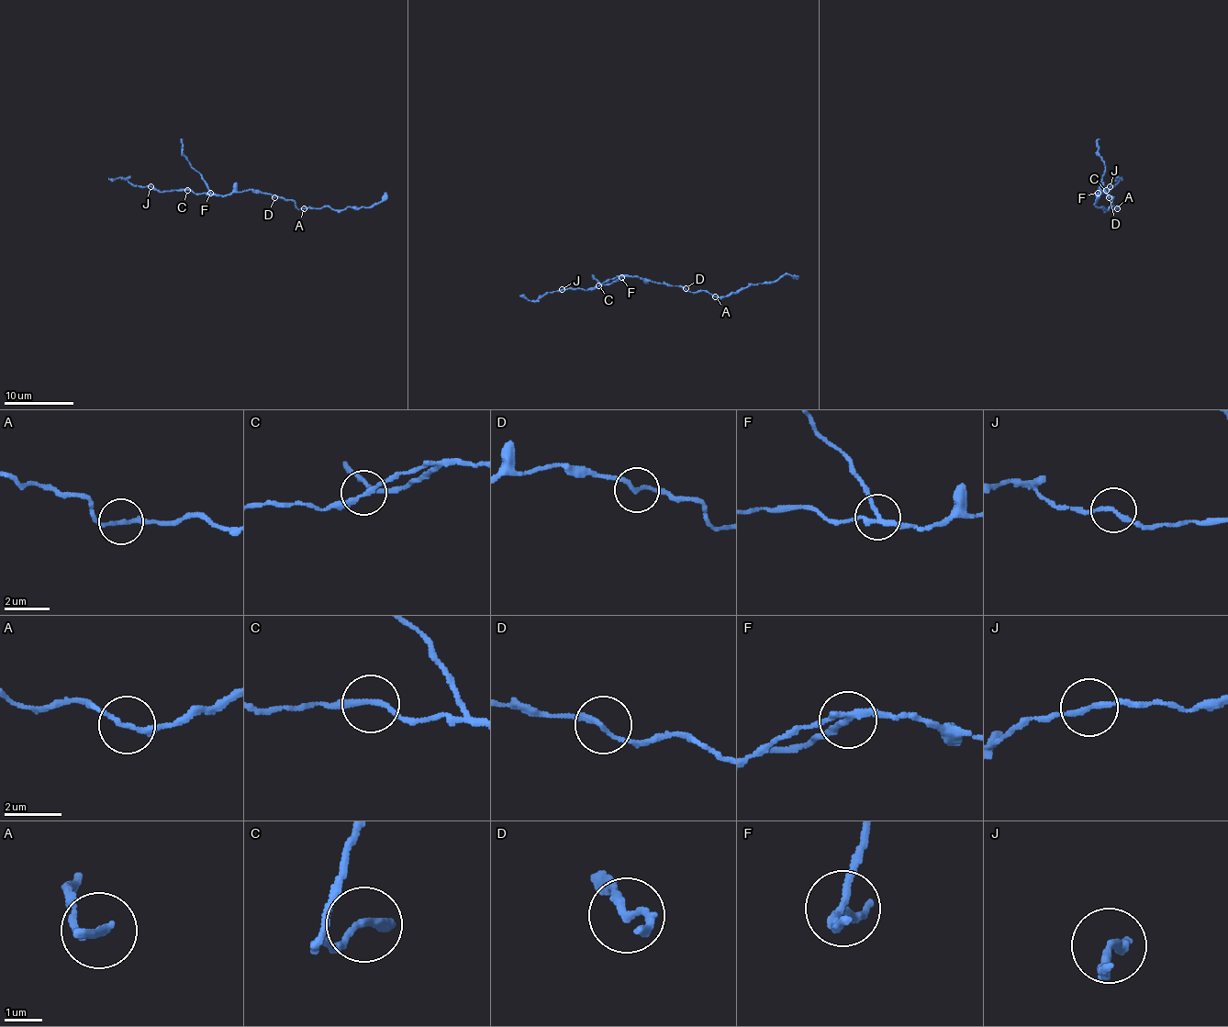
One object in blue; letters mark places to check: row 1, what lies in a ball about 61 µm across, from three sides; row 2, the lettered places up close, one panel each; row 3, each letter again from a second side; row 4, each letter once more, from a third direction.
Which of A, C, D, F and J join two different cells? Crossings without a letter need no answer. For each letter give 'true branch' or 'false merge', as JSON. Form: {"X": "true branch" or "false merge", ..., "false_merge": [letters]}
{"A": "true branch", "C": "true branch", "D": "true branch", "F": "false merge", "J": "false merge", "false_merge": ["F", "J"]}

